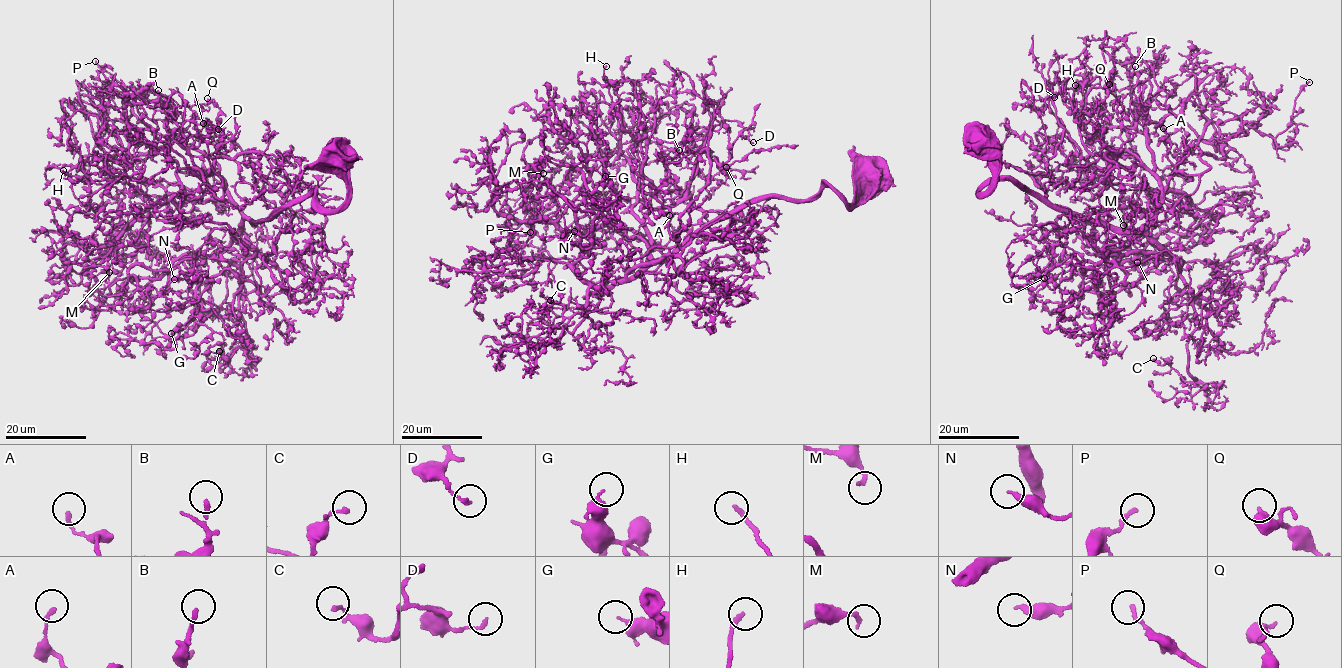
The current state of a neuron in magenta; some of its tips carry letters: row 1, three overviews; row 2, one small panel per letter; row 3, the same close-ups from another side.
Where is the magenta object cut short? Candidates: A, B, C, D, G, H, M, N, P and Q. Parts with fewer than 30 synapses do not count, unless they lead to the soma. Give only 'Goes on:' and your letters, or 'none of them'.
Goes on: H

